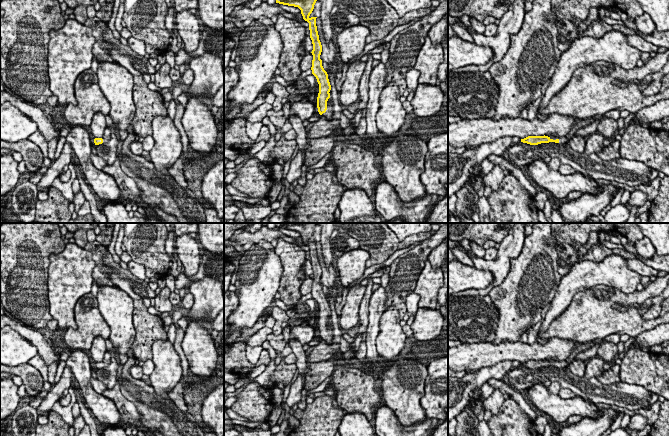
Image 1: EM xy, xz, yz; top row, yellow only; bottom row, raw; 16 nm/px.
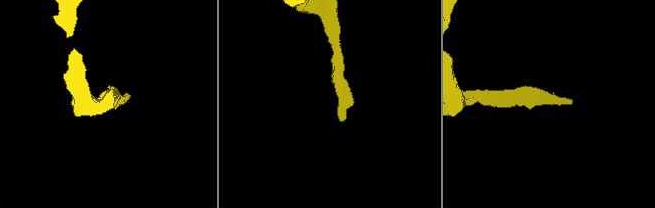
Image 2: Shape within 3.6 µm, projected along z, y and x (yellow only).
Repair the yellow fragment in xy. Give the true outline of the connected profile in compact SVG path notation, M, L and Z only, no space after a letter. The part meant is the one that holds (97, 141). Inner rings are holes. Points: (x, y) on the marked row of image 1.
M106 127L103 136L101 138L94 139L95 145L99 145L99 144L108 142L110 140L111 133L112 133L111 128Z

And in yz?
M566 134L565 136L552 136L551 138L548 136L528 136L524 139L521 139L521 142L527 143L530 145L538 145L541 143L567 143L570 137Z

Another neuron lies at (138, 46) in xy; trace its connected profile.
M134 37L127 39L129 47L136 52L137 54L144 56L146 54L145 43L141 40L138 40Z

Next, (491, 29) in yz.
M491 23L486 25L485 31L482 35L484 36L495 36L497 33L498 25L496 23Z

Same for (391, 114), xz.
M396 83L385 86L379 97L376 125L379 132L393 138L405 123L406 110L400 101L400 91Z

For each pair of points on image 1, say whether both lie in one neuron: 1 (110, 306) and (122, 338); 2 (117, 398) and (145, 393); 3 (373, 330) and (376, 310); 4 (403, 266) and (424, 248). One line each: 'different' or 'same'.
1: same
2: different
3: same
4: same

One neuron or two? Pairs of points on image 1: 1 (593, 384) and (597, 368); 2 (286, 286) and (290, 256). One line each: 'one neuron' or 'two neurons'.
1: two neurons
2: one neuron

